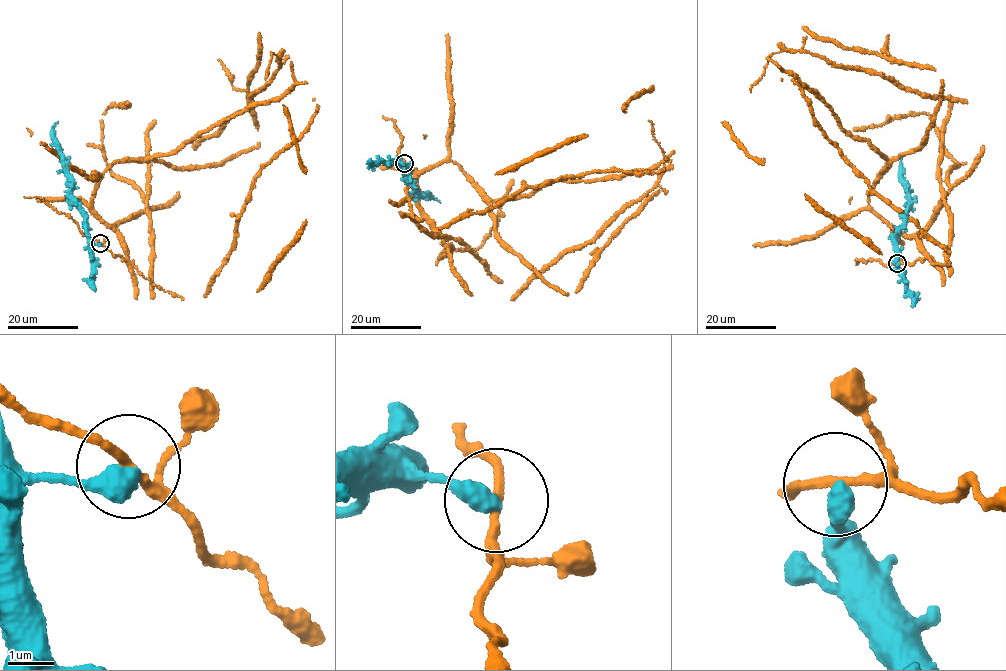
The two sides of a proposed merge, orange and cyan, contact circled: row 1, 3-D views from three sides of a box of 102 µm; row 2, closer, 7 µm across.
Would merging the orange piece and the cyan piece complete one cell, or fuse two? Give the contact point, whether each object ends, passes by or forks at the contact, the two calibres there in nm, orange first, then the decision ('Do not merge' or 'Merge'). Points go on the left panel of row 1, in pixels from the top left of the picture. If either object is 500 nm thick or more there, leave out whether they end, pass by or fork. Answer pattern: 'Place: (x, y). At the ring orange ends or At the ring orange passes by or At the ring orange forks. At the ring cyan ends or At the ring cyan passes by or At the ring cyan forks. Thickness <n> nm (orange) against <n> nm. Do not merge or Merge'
Place: (100, 243). At the ring orange passes by. At the ring cyan ends. Thickness 180 nm (orange) against 480 nm. Do not merge

